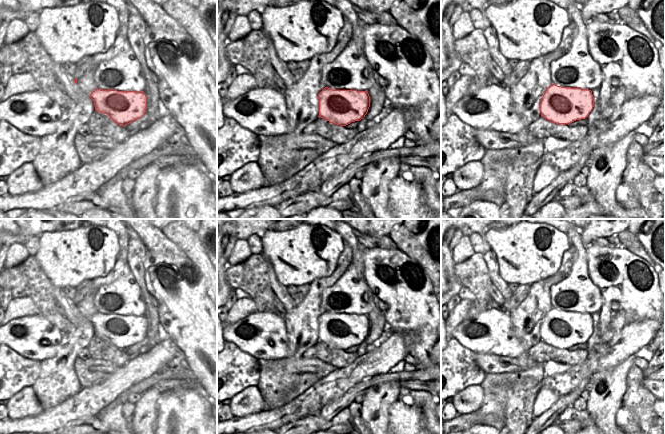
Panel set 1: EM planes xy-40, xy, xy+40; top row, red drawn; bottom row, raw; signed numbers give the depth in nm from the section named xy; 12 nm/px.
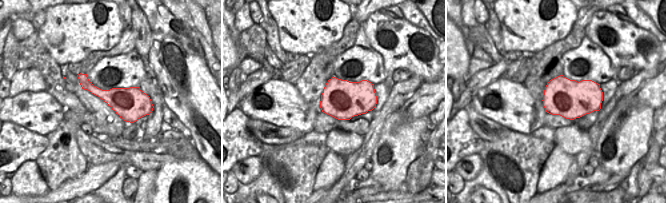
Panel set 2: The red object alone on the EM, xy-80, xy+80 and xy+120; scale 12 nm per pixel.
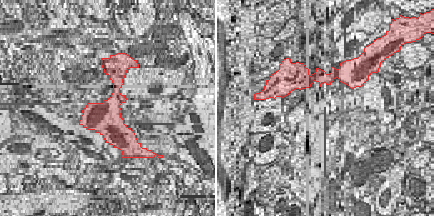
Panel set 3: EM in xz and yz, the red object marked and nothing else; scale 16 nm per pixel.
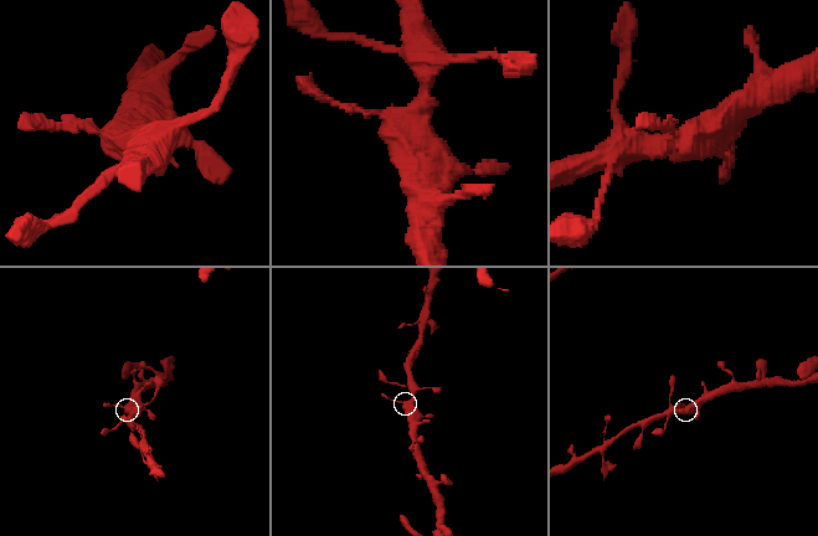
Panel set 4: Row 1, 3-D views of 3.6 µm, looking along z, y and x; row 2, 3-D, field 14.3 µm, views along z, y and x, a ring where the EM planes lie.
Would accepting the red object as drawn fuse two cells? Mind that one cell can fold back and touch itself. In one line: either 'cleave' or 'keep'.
keep

